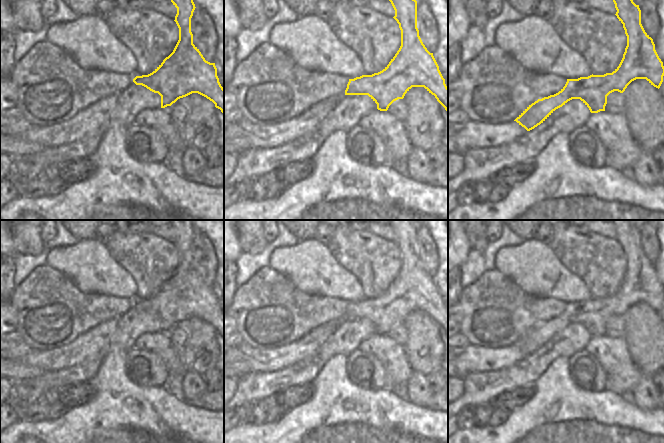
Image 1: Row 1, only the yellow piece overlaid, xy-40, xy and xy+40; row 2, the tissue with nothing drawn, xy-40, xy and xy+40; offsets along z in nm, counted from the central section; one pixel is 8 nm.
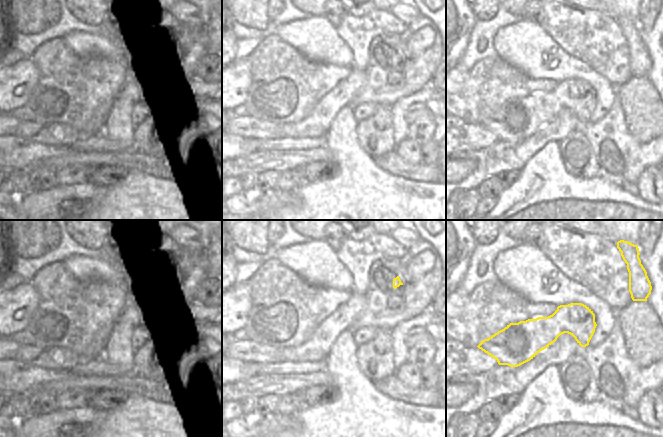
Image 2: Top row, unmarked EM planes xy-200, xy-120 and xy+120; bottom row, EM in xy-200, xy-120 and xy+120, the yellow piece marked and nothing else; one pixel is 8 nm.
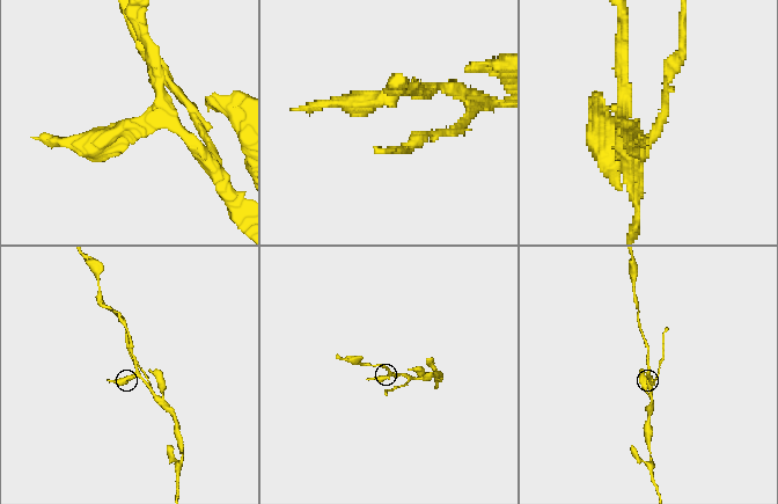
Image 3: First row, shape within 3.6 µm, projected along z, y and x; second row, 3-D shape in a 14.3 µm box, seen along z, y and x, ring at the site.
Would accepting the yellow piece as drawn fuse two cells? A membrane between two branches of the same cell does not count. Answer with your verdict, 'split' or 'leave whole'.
leave whole

